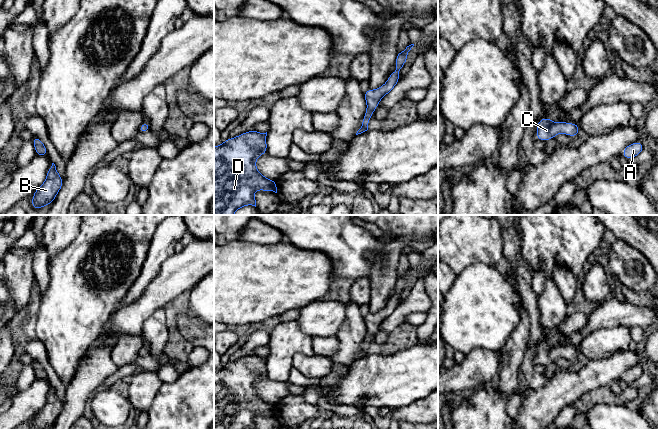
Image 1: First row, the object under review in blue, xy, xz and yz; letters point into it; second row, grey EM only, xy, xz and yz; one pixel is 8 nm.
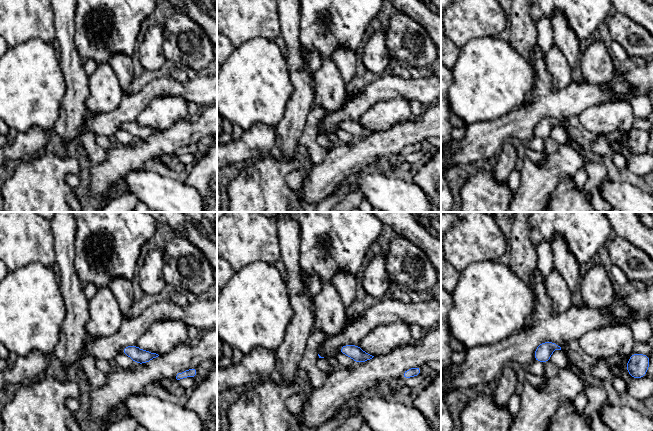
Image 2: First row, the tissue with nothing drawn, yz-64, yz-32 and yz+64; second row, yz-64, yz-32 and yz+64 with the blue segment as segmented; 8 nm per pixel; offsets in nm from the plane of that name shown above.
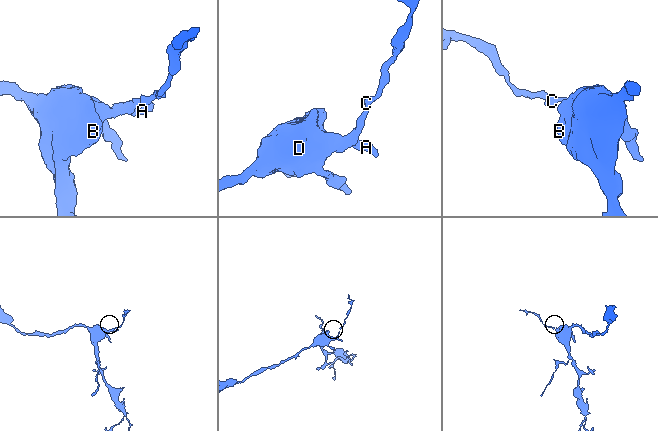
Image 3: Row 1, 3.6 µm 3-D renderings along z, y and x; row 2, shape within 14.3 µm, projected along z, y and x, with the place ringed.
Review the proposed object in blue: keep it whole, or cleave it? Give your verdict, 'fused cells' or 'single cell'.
single cell

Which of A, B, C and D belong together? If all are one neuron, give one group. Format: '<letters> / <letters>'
A B C D

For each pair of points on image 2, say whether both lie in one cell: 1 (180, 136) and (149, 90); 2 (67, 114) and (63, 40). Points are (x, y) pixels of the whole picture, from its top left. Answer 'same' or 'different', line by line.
1: different
2: same

